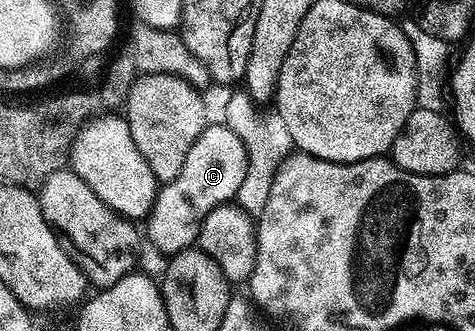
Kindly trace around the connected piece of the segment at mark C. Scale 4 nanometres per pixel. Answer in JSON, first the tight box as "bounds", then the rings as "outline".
{"bounds":[145,121,246,257],"outline":[[[222,121],[212,122],[203,130],[201,137],[189,149],[189,157],[185,157],[185,165],[182,166],[181,173],[171,183],[162,184],[158,188],[155,197],[155,208],[151,211],[149,220],[146,222],[145,235],[151,238],[151,243],[159,251],[164,251],[164,256],[170,257],[183,251],[186,247],[196,246],[199,242],[201,225],[209,213],[213,213],[218,207],[230,204],[235,198],[235,194],[241,186],[241,181],[246,173],[246,149],[241,138],[226,126]]]}

